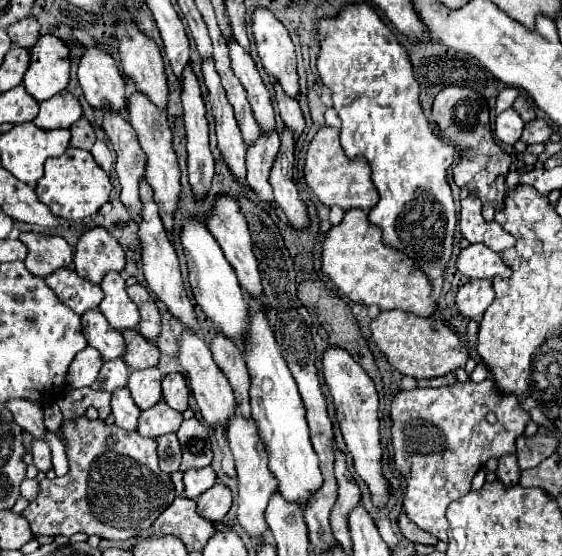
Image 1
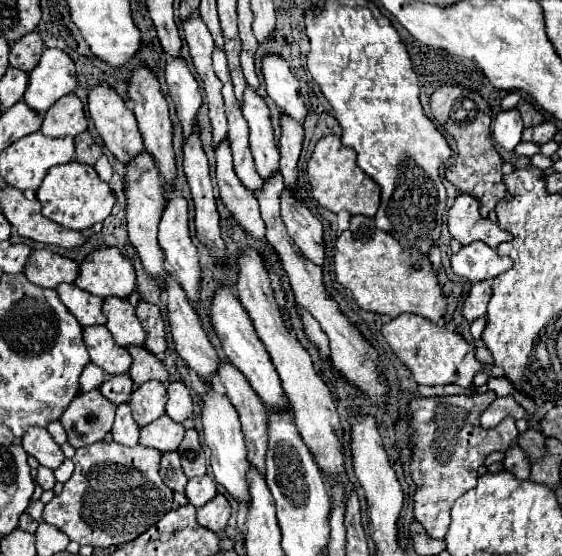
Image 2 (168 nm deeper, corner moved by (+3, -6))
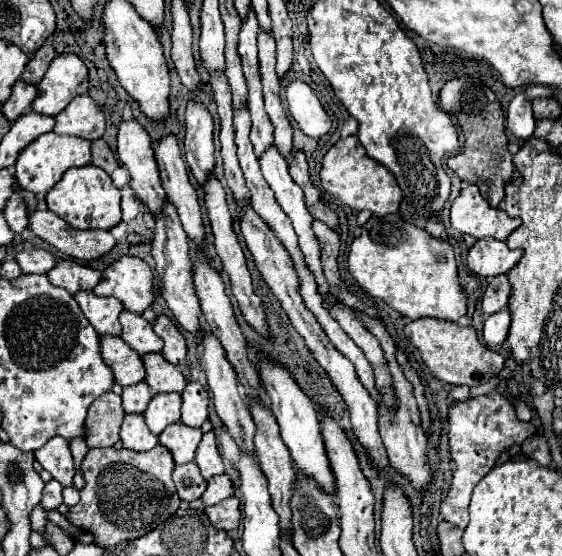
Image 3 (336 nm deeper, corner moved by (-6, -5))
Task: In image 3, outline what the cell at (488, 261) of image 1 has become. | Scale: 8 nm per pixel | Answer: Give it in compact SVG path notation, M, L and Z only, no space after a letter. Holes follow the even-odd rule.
M484 238L468 250L466 264L470 272L484 278L494 278L498 274L506 274L508 270L512 270L520 258L522 250L510 250L502 240Z

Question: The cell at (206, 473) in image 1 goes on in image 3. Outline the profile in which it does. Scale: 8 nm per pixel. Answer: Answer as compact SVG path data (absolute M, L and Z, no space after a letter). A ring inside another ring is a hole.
M226 474L212 476L208 480L208 486L206 486L204 494L202 494L202 502L204 502L204 506L212 506L212 504L218 504L218 502L222 502L224 498L228 498L232 494L234 494L232 482Z

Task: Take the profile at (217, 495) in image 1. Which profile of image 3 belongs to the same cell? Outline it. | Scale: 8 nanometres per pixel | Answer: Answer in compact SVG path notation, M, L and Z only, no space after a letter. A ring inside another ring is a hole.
M230 496L220 504L208 506L204 512L210 518L212 526L216 526L218 530L230 532L230 530L236 530L240 522L240 500L236 496Z

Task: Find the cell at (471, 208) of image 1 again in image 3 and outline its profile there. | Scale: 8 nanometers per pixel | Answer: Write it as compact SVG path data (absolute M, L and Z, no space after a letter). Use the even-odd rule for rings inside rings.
M466 186L450 208L452 228L460 234L470 234L476 240L496 238L506 240L522 222L510 218L504 210L490 208L490 204L480 196L478 186Z

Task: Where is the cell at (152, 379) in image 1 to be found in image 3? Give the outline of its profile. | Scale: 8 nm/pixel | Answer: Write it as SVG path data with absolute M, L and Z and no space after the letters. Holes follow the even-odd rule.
M160 392L152 396L144 412L146 424L152 434L160 434L166 426L180 420L180 394L178 392Z

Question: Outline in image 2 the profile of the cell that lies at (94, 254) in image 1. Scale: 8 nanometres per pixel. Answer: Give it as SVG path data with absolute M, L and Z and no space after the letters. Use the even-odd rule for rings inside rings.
M103 247L87 255L81 263L81 273L75 285L103 299L107 299L107 295L129 299L135 291L135 269L131 259L121 255L119 249Z

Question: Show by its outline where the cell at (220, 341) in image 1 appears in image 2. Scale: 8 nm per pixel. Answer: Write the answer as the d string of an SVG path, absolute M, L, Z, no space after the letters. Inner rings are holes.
M223 363L219 367L219 379L225 385L227 397L237 407L245 445L249 453L249 461L253 467L265 475L265 455L267 455L267 409L251 389L243 373L231 363Z

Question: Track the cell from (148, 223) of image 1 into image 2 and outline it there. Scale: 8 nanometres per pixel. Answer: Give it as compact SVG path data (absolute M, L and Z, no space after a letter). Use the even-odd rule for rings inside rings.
M167 275L167 279L165 279L165 305L167 305L167 313L169 313L169 323L171 323L171 335L173 335L173 341L175 341L175 351L181 355L185 365L199 375L201 381L211 383L213 375L219 369L217 351L211 345L211 341L209 341L209 337L207 337L207 333L205 333L205 329L201 325L201 319L195 313L193 305L187 301L183 289L179 287L179 283L171 275Z

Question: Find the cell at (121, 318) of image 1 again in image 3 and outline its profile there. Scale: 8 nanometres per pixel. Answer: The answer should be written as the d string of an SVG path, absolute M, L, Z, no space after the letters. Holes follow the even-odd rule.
M122 310L120 324L122 324L120 338L132 350L136 350L140 356L148 354L148 352L160 352L162 350L162 340L154 334L152 324L148 320L144 320L140 314Z

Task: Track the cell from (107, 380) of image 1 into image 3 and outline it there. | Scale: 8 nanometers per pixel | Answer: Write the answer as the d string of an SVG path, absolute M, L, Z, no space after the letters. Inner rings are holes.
M136 382L122 390L122 404L126 412L144 412L150 398L152 394L146 382Z

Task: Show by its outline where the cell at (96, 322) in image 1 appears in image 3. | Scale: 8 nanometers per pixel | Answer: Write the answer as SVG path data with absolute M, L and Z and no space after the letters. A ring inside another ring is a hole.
M100 336L100 348L104 362L112 368L120 386L132 386L144 380L144 364L120 336Z

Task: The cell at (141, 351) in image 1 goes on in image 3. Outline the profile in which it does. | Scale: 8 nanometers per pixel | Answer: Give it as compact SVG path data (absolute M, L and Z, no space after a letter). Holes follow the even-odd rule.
M150 352L142 356L146 366L146 384L152 392L182 392L186 380L182 372L170 364L160 352Z

